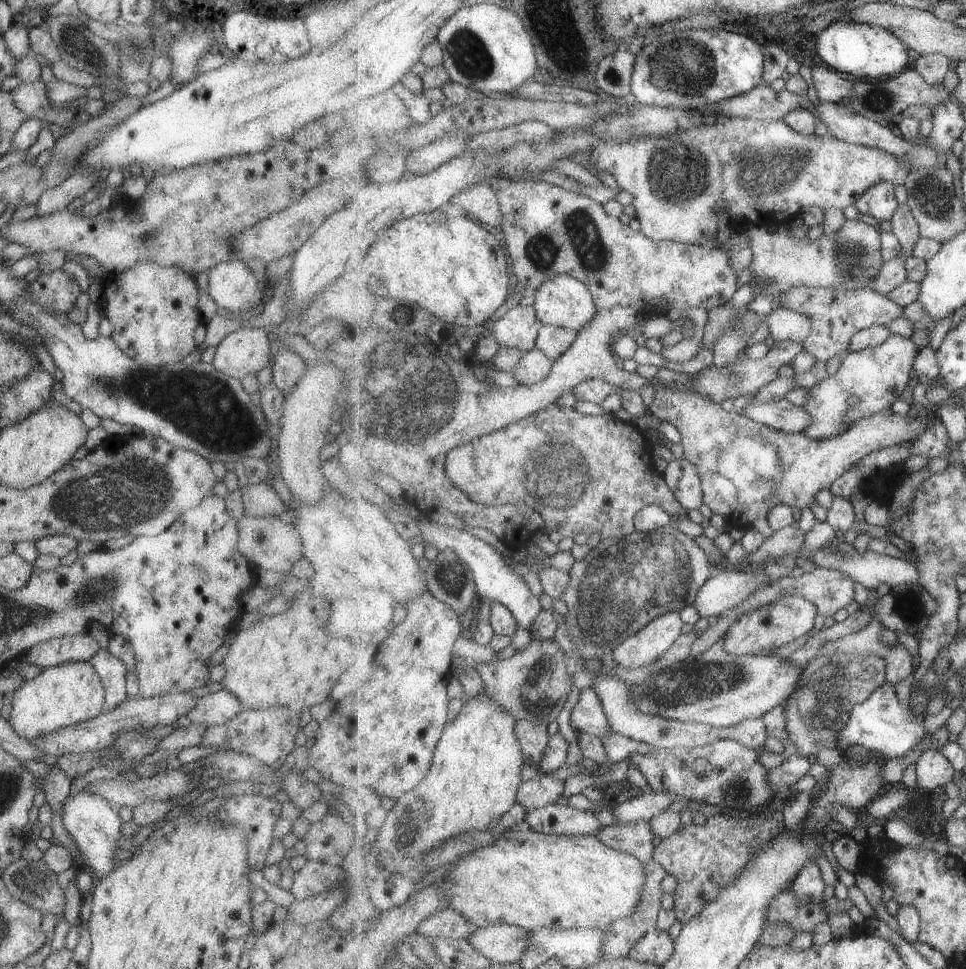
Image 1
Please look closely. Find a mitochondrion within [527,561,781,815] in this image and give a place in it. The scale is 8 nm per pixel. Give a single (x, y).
(716, 680)

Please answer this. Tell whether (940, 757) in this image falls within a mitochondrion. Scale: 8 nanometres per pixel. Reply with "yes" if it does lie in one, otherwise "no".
no

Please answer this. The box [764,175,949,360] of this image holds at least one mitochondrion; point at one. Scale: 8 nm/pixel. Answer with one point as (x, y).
(849, 257)

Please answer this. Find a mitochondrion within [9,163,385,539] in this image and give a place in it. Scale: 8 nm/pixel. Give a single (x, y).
(203, 407)

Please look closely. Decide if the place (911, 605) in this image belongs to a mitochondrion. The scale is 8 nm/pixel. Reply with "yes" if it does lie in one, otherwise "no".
yes

